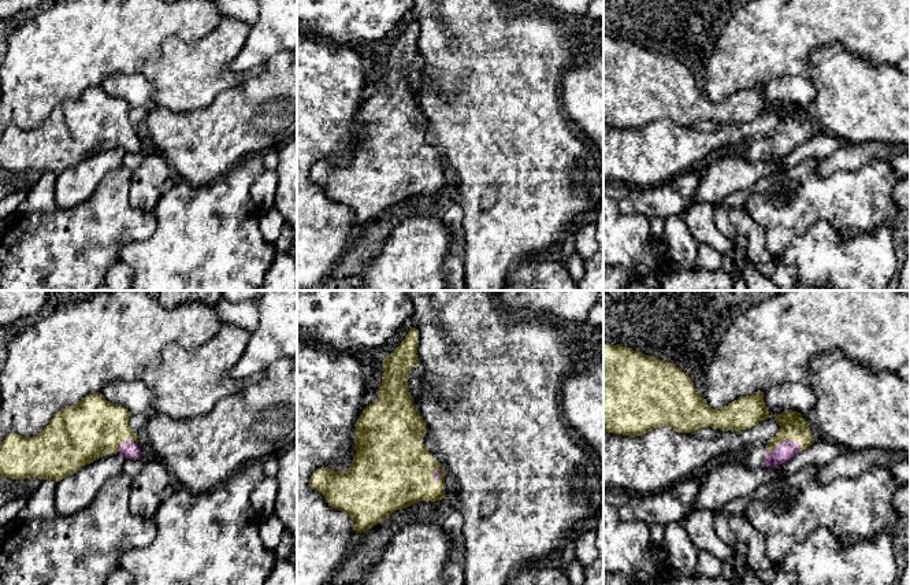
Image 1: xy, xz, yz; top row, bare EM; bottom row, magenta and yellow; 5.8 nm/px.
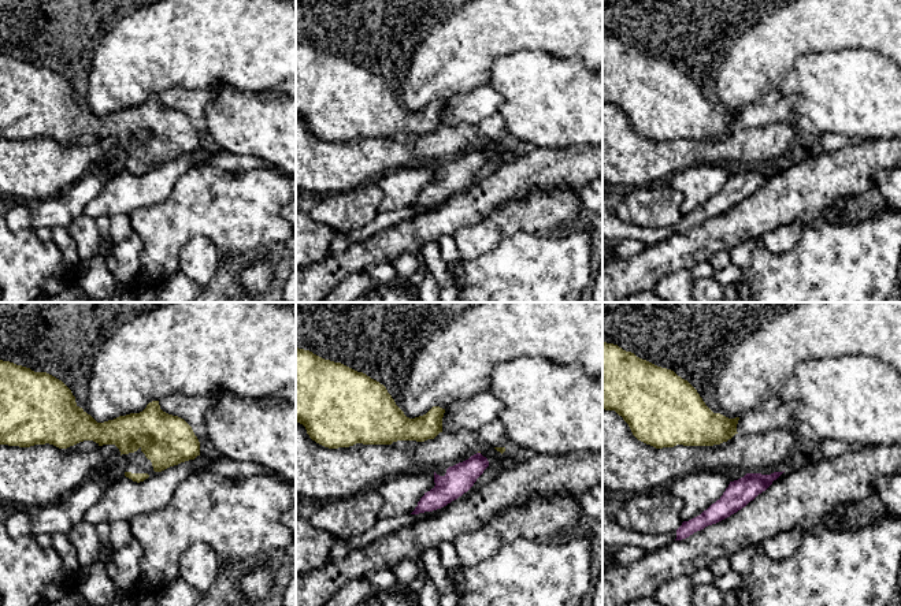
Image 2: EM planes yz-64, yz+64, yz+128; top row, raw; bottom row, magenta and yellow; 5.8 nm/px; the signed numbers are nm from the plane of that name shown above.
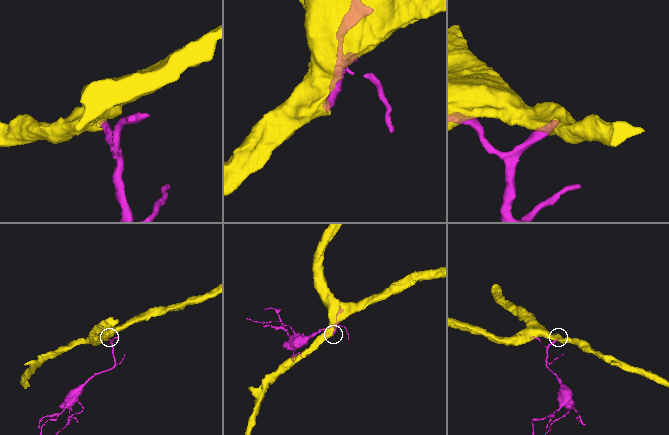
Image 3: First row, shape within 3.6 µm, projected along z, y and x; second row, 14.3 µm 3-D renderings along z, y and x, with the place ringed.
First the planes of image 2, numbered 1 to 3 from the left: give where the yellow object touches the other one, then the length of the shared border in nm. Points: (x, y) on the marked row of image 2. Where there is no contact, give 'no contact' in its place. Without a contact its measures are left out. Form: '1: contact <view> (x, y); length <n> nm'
1: no contact
2: no contact
3: no contact

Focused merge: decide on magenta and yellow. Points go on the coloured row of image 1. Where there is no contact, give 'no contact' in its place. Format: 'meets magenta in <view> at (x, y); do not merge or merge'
meets magenta in yz at (783, 441); merge

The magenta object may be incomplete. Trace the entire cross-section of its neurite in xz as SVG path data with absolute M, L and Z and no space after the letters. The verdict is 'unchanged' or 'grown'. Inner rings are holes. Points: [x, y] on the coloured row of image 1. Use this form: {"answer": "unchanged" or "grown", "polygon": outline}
{"answer": "grown", "polygon": "M412 327L402 343L383 360L386 369L378 399L367 406L356 422L353 434L356 453L346 471L322 467L313 471L309 486L322 493L335 510L346 512L354 522L353 530L363 533L387 521L390 514L419 501L446 499L445 470L432 456L421 437L427 433L408 388L411 370L420 364L417 355L419 330Z"}

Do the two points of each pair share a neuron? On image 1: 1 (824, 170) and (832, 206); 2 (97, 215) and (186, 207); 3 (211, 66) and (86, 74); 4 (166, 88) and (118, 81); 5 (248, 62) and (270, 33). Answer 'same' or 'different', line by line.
1: different
2: different
3: different
4: different
5: same

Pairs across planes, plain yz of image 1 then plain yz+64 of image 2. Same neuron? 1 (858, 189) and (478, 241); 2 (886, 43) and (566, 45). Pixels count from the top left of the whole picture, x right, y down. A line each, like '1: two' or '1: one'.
1: one
2: one

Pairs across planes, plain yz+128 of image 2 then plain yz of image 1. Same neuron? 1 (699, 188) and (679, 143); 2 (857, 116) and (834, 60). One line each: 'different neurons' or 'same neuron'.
1: different neurons
2: same neuron

